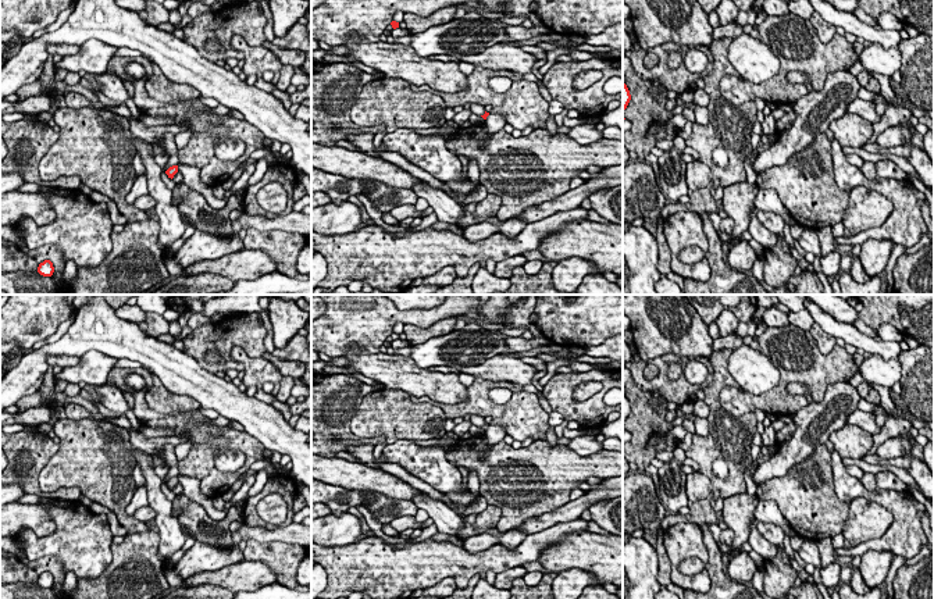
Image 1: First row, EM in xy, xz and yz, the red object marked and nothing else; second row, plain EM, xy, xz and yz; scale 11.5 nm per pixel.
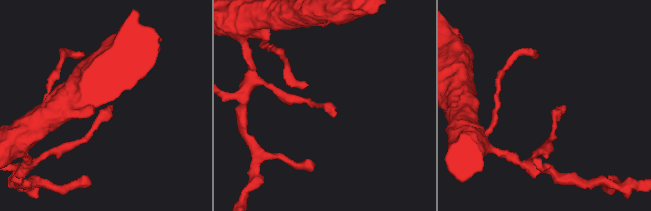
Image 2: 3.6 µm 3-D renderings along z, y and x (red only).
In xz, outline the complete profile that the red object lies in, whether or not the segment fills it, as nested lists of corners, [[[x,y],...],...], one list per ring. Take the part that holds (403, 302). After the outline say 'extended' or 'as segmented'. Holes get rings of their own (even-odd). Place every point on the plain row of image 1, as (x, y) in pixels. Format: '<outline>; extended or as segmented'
[[[384,295],[399,310],[432,309],[443,303],[449,295]]]; as segmented

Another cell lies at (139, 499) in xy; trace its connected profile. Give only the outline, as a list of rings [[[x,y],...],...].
[[[146,482],[142,486],[136,488],[136,492],[133,493],[132,500],[126,506],[125,511],[128,514],[133,514],[138,509],[145,506],[149,506]]]

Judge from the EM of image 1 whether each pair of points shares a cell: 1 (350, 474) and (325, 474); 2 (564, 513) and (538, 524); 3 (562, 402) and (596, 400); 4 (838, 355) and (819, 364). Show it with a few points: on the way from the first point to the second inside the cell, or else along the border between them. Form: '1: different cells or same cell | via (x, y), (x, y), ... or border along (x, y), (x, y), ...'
1: same cell | via (345, 474), (331, 474)
2: same cell | via (558, 516), (545, 521)
3: same cell | via (570, 406), (588, 406)
4: same cell | via (834, 359), (829, 364), (823, 364)

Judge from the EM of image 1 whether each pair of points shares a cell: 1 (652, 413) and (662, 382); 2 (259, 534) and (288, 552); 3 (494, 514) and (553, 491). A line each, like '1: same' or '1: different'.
1: different
2: different
3: different

